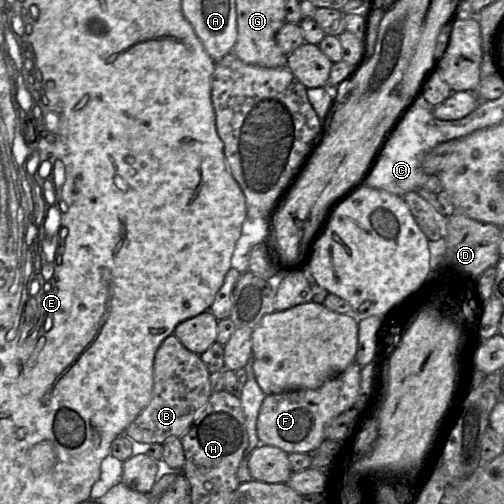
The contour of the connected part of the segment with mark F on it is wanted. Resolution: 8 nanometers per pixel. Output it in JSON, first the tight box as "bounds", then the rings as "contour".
{"bounds":[257,362,361,453],"contour":[[[356,362],[327,380],[317,389],[291,390],[266,395],[257,418],[257,436],[261,443],[289,453],[310,453],[325,440],[325,426],[333,418],[353,407],[360,391],[361,369]]]}

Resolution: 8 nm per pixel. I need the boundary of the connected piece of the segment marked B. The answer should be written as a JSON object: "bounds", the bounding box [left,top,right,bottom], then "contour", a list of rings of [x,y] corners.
{"bounds":[125,334,212,444],"contour":[[[171,334],[159,346],[154,357],[153,395],[149,404],[126,428],[125,434],[139,444],[163,444],[169,437],[180,438],[207,404],[212,393],[210,372],[200,356],[182,345]]]}

